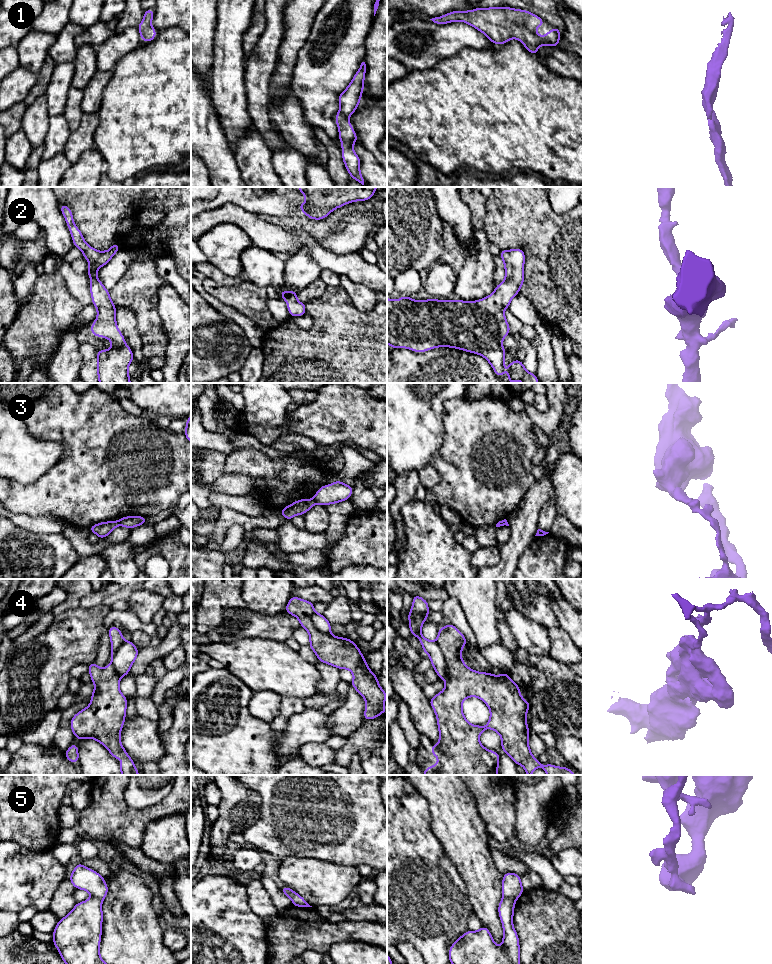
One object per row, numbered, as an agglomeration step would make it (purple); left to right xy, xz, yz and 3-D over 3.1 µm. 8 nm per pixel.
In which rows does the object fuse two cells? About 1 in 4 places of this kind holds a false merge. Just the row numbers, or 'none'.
3, 4, 5

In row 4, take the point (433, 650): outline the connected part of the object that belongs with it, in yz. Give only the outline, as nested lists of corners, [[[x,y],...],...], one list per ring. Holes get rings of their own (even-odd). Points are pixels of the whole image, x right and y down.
[[[421,631],[417,635],[418,640],[423,646],[423,652],[426,653],[431,660],[432,667],[439,678],[443,678],[446,675],[445,659],[442,651],[436,641],[432,642],[423,637]]]

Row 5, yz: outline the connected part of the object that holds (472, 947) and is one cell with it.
[[[503,897],[498,906],[503,927],[502,946],[498,947],[487,927],[465,932],[449,949],[451,964],[520,964],[520,945],[513,927],[515,902]]]

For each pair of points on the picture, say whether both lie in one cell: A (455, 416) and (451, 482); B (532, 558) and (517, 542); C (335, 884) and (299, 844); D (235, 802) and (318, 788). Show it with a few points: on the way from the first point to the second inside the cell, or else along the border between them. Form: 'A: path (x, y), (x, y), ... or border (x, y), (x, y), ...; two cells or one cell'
A: path (458, 432), (458, 466); one cell
B: border (535, 536), (521, 555), (515, 568); two cells
C: border (287, 857), (315, 857), (334, 863); two cells
D: border (245, 785), (260, 797), (260, 816), (257, 821); two cells

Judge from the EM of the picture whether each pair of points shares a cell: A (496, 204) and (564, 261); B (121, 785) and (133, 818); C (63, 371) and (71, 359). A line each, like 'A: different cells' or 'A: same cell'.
A: same cell
B: same cell
C: same cell

